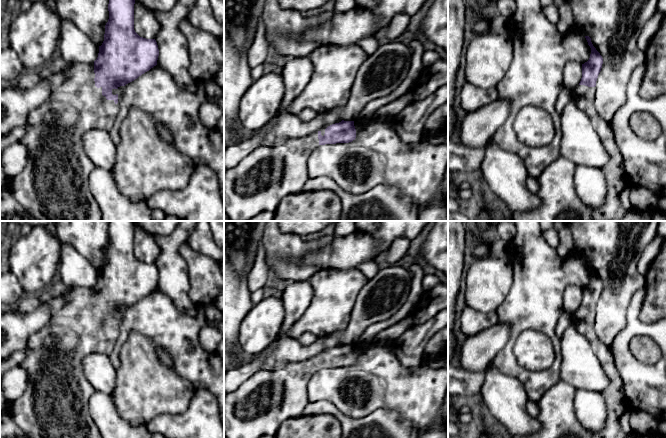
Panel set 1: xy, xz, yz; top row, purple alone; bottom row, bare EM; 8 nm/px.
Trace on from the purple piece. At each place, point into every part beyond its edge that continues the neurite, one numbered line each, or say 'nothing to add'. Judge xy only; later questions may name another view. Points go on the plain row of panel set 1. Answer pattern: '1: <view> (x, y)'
1: xy (55, 404)

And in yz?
1: yz (557, 417)

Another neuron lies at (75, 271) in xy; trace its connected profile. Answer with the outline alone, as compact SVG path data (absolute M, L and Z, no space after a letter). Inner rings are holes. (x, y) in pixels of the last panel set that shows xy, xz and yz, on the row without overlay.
M63 244L58 268L58 277L68 288L94 287L98 281L97 270L73 246Z

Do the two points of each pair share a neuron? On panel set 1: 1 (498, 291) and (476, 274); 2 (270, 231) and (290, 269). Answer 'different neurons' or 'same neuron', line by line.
1: same neuron
2: same neuron

